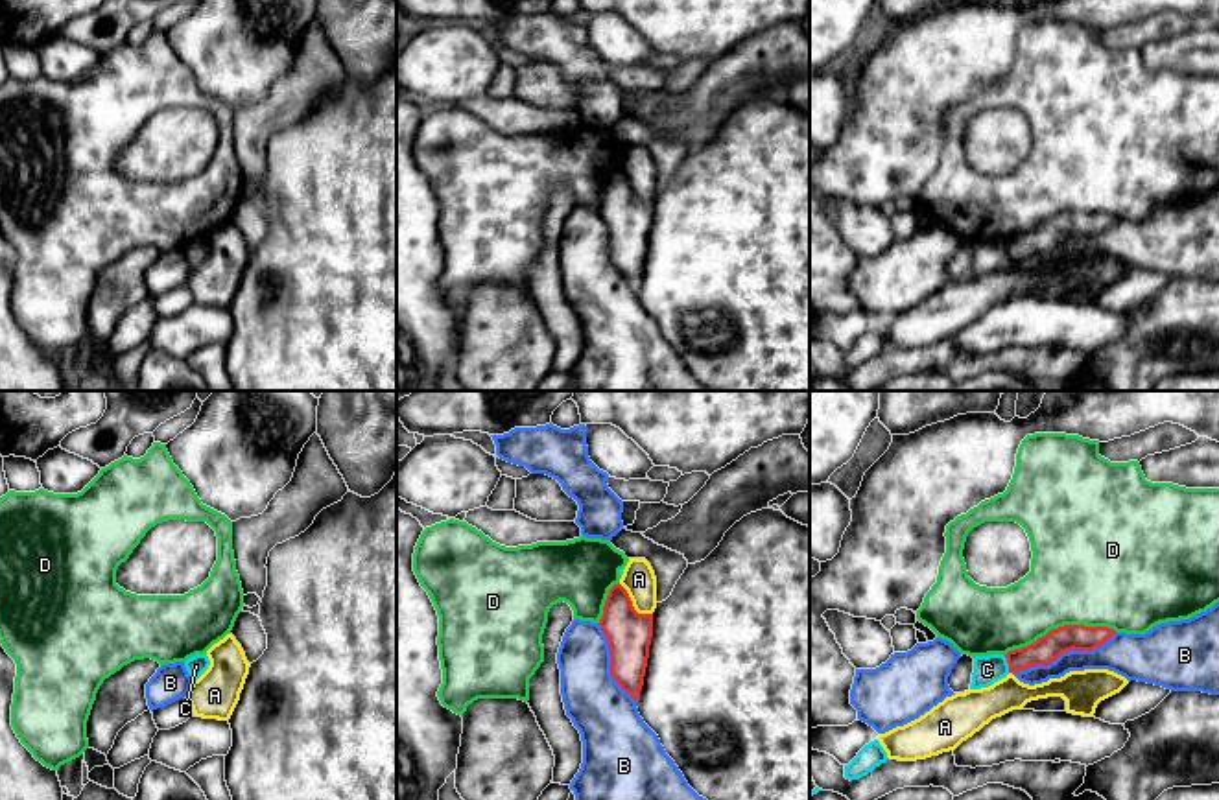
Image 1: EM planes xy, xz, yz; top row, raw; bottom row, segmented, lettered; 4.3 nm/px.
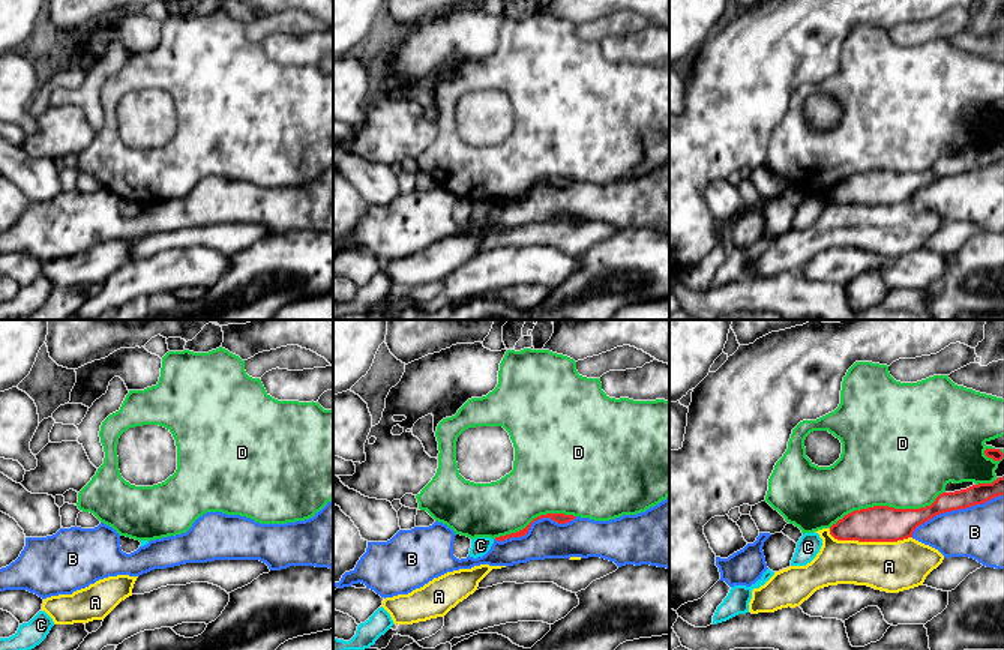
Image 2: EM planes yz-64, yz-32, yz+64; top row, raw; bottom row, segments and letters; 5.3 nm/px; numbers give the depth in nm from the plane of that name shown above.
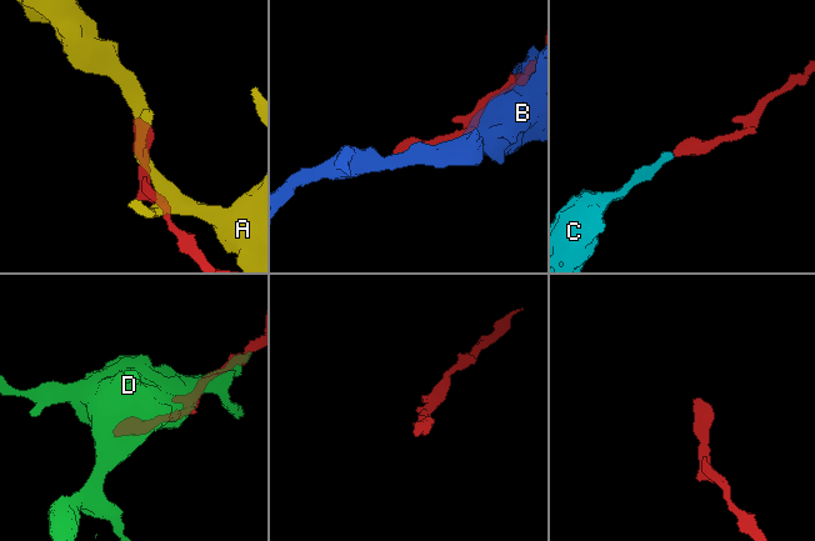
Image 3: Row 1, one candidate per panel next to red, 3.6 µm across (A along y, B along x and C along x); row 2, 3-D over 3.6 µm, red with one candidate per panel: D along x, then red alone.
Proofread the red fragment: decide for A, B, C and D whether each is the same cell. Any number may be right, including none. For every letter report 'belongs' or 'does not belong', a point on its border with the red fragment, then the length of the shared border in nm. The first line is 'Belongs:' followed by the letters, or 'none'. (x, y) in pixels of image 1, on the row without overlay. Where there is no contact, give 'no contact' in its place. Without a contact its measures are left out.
Belongs: none
A: does not belong | xz (631, 192) | 200 nm
B: does not belong | yz (1065, 238) | 480 nm
C: does not belong | yz (1007, 249) | 80 nm
D: does not belong | yz (1059, 214) | 500 nm

